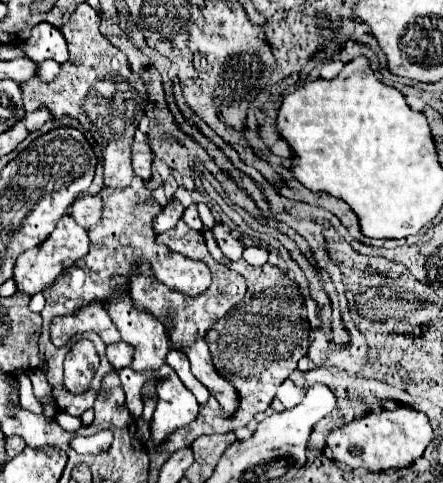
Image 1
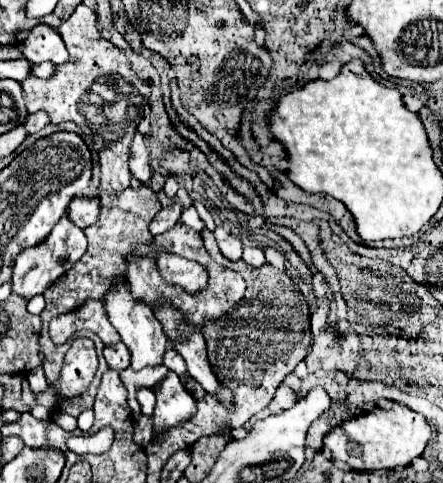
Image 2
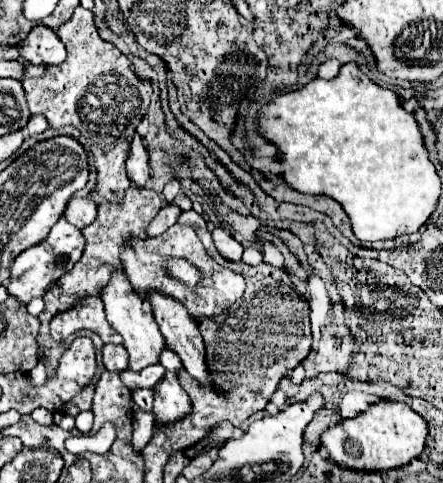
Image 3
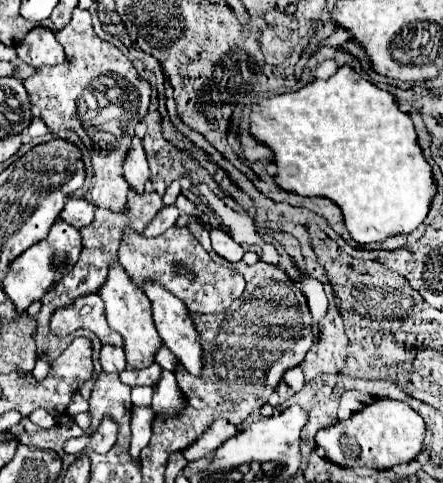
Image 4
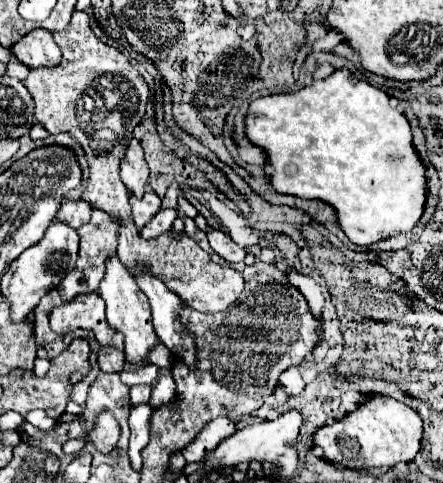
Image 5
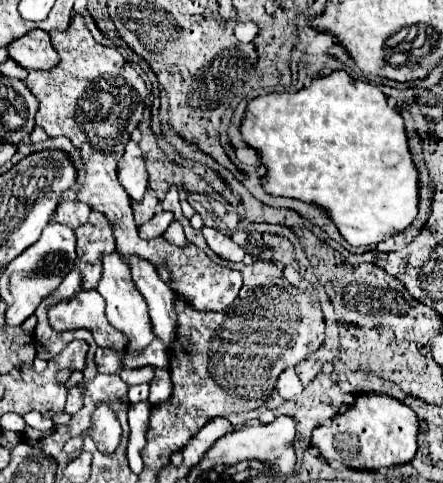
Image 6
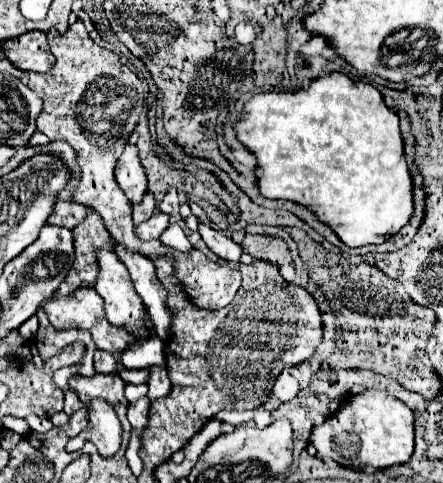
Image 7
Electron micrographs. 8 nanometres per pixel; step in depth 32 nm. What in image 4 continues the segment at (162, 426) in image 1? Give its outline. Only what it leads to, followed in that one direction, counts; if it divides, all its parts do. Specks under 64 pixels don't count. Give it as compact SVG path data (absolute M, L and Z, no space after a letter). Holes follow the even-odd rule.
M163 370L152 396L152 410L164 412L166 416L174 416L174 412L182 412L184 408L184 396L178 390L176 378L172 371Z

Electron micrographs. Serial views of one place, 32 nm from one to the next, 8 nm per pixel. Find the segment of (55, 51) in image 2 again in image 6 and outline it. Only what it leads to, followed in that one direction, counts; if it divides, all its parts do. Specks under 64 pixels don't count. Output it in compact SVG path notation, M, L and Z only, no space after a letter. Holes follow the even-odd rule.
M32 30L6 46L8 56L26 70L50 70L56 66L56 52L44 30Z

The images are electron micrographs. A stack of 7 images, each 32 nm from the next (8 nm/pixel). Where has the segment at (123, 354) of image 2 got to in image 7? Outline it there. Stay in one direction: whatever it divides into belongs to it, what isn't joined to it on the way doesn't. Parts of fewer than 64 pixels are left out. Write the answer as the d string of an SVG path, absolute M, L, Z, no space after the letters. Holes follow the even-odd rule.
M96 350L96 354L94 354L94 368L100 374L112 374L116 370L116 358L110 352Z

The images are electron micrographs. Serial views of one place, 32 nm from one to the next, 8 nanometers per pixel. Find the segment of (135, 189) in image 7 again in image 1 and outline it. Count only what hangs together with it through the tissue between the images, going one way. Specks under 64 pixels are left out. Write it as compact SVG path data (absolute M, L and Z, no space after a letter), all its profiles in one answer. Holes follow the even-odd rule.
M136 130L134 144L132 144L132 170L134 170L134 176L138 176L142 180L150 180L150 176L152 176L150 166L152 166L152 150L150 150L148 136L142 134L140 130Z

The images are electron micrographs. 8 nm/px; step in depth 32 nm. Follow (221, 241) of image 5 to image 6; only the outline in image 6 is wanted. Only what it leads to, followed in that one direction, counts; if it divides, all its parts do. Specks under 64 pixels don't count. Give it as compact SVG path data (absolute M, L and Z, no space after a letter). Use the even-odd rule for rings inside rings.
M208 226L202 228L202 234L204 234L204 238L206 238L206 244L208 244L220 258L224 258L224 260L228 260L228 262L242 262L242 258L244 258L246 252L244 252L236 242L232 242L230 236L222 234L220 230L208 228Z

